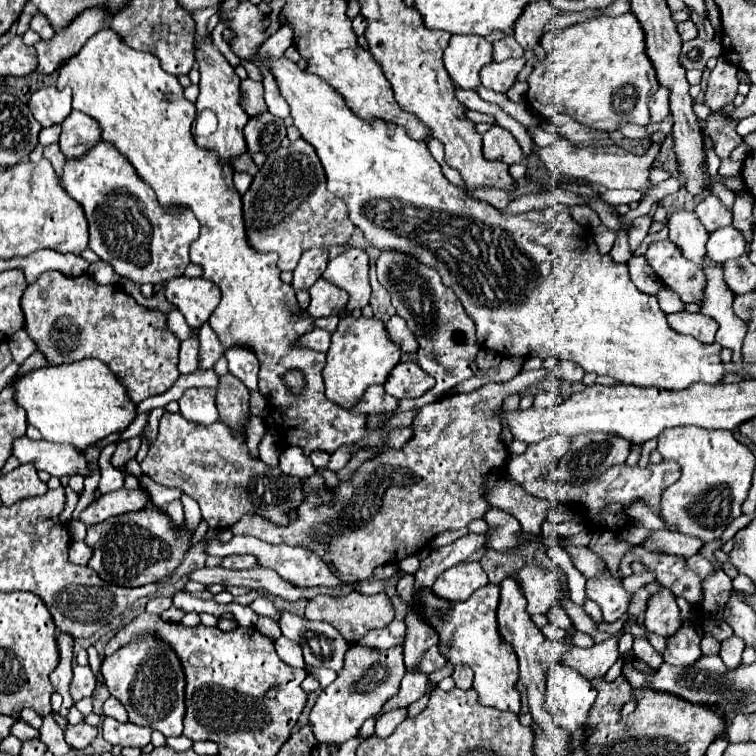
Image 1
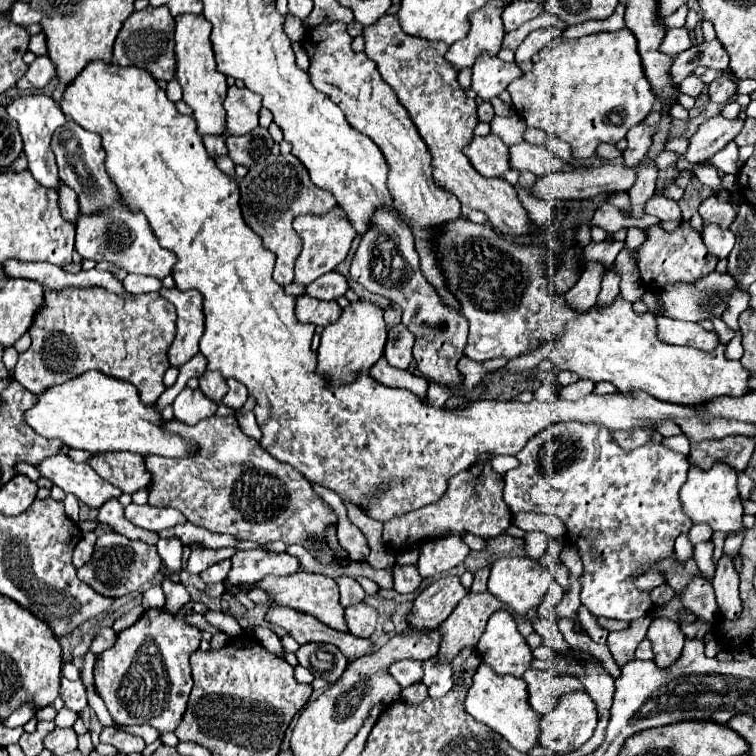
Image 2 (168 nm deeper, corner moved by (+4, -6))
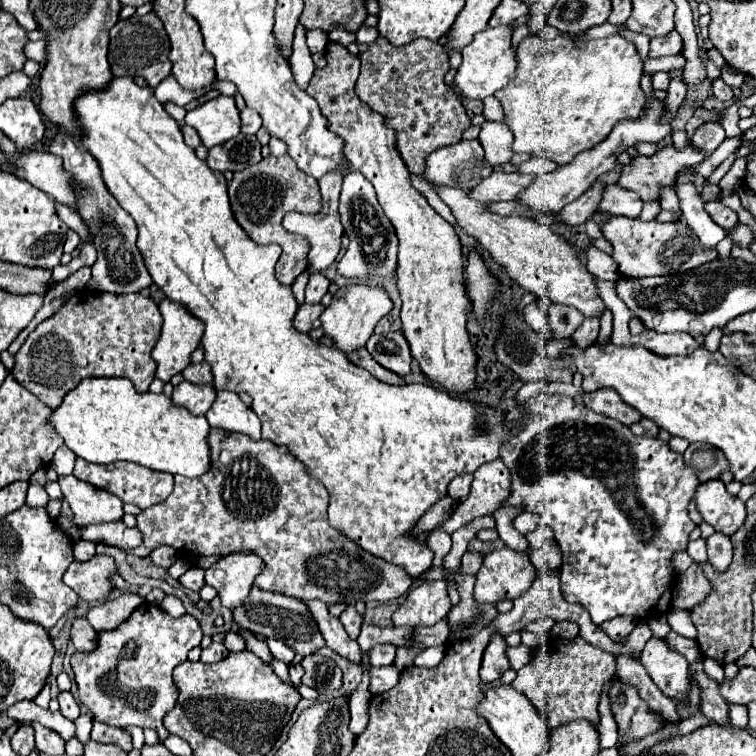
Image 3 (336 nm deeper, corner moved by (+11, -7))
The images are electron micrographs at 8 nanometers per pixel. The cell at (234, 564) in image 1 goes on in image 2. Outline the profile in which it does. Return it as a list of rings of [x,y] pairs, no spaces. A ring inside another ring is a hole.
[[[226,559],[226,561],[220,561],[220,563],[212,565],[212,567],[208,567],[206,571],[202,571],[200,577],[202,577],[204,583],[218,583],[218,581],[224,581],[228,571],[230,571],[230,561]]]

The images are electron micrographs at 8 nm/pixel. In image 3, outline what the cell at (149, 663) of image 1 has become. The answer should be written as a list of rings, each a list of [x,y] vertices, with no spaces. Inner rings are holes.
[[[143,602],[119,628],[101,632],[97,636],[97,648],[93,652],[75,652],[71,656],[71,666],[75,672],[75,682],[79,686],[79,700],[93,712],[93,718],[111,726],[141,726],[157,730],[161,742],[169,736],[163,726],[163,718],[175,708],[179,688],[173,682],[173,670],[177,664],[187,660],[187,652],[199,646],[203,638],[203,628],[199,620],[191,614],[179,618],[169,616],[159,606]]]

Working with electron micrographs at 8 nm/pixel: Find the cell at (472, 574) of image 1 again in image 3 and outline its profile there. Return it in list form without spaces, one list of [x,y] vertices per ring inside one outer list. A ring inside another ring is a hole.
[[[427,580],[417,584],[393,614],[395,626],[433,626],[451,610],[445,580]]]

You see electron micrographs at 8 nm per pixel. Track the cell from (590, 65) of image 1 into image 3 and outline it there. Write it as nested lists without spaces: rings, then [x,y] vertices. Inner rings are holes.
[[[619,34],[587,42],[575,42],[565,36],[559,36],[555,40],[527,36],[517,50],[515,78],[503,90],[495,92],[505,110],[505,124],[515,136],[513,150],[551,158],[557,164],[569,164],[569,160],[573,160],[577,154],[591,150],[599,142],[603,142],[619,122],[635,120],[639,116],[645,104],[645,96],[639,86],[641,72],[643,66],[637,50]]]

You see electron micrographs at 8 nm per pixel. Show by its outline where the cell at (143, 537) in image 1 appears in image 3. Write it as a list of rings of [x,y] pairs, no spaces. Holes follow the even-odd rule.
[[[93,556],[87,562],[73,562],[67,568],[63,582],[73,588],[87,604],[101,604],[111,596],[111,576],[117,574],[119,570],[111,556]]]

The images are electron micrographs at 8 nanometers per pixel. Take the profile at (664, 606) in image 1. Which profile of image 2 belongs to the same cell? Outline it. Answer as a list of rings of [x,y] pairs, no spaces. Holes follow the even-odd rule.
[[[654,619],[648,629],[648,639],[652,641],[654,651],[652,661],[658,667],[670,667],[676,659],[680,659],[686,637],[680,631],[678,623],[668,619]]]

